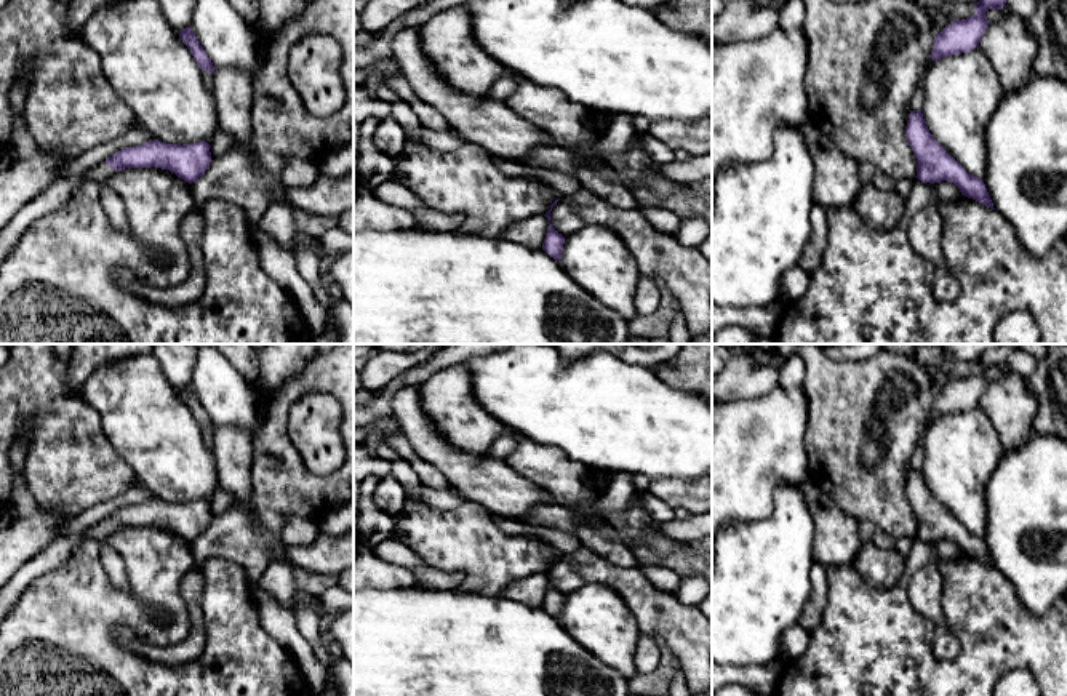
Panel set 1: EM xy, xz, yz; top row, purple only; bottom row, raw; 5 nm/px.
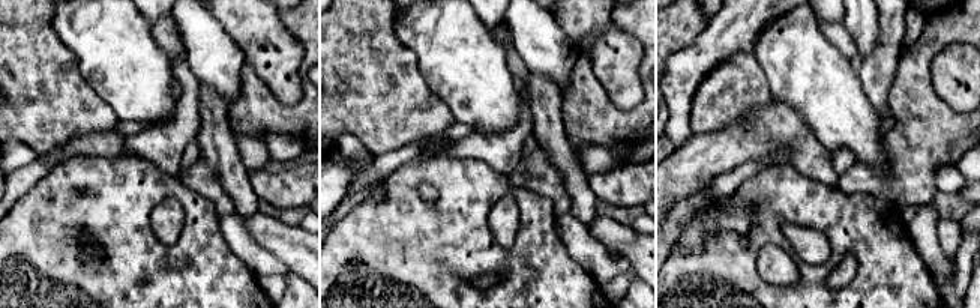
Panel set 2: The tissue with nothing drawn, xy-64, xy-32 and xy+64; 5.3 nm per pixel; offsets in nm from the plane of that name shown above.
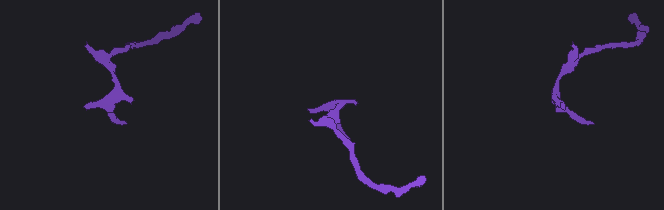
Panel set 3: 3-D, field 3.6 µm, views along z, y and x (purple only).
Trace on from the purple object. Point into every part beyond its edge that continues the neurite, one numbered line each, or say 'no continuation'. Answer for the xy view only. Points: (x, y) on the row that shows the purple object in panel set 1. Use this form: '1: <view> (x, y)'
1: xy (58, 194)

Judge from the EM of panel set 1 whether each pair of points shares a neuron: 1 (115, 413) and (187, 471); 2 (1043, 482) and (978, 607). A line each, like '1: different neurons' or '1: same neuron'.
1: same neuron
2: different neurons

